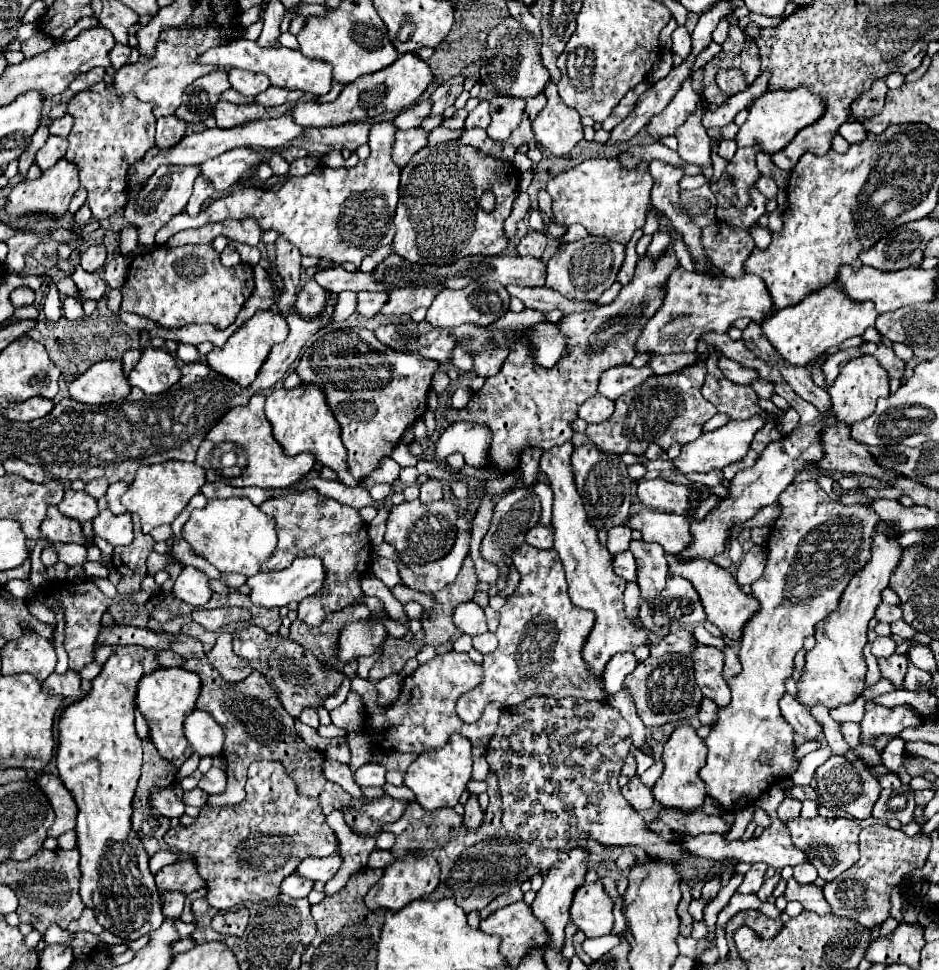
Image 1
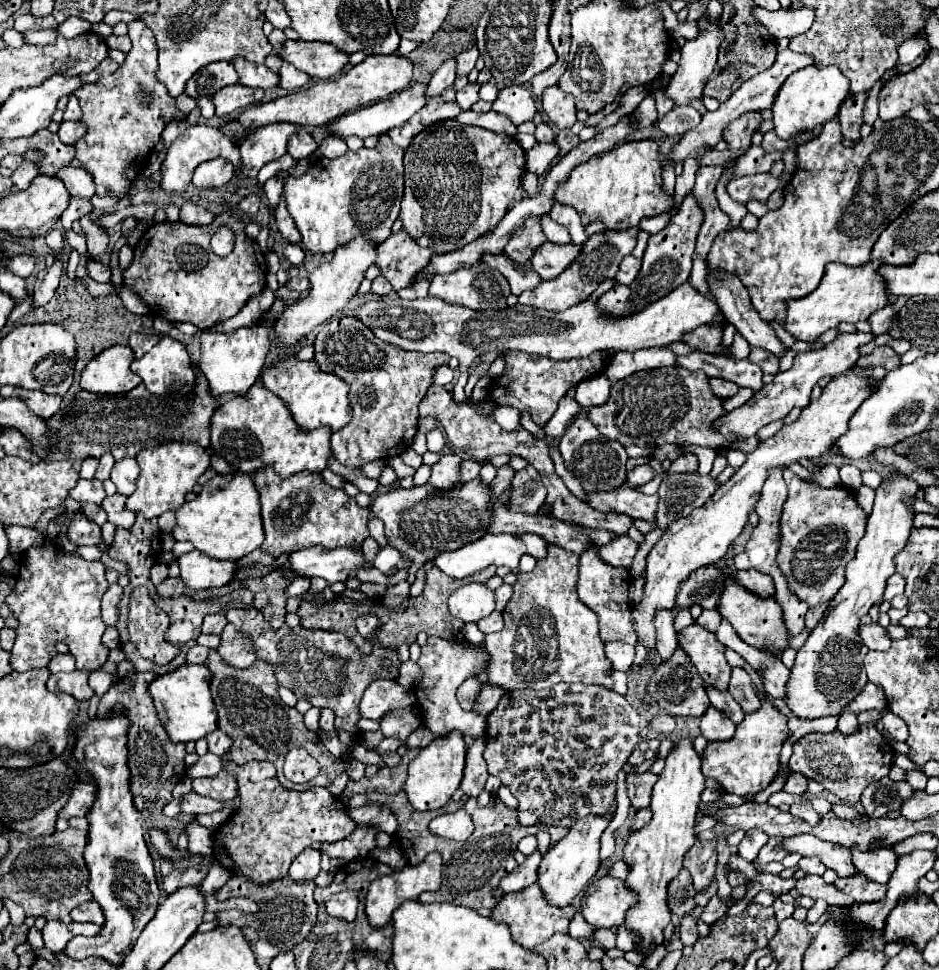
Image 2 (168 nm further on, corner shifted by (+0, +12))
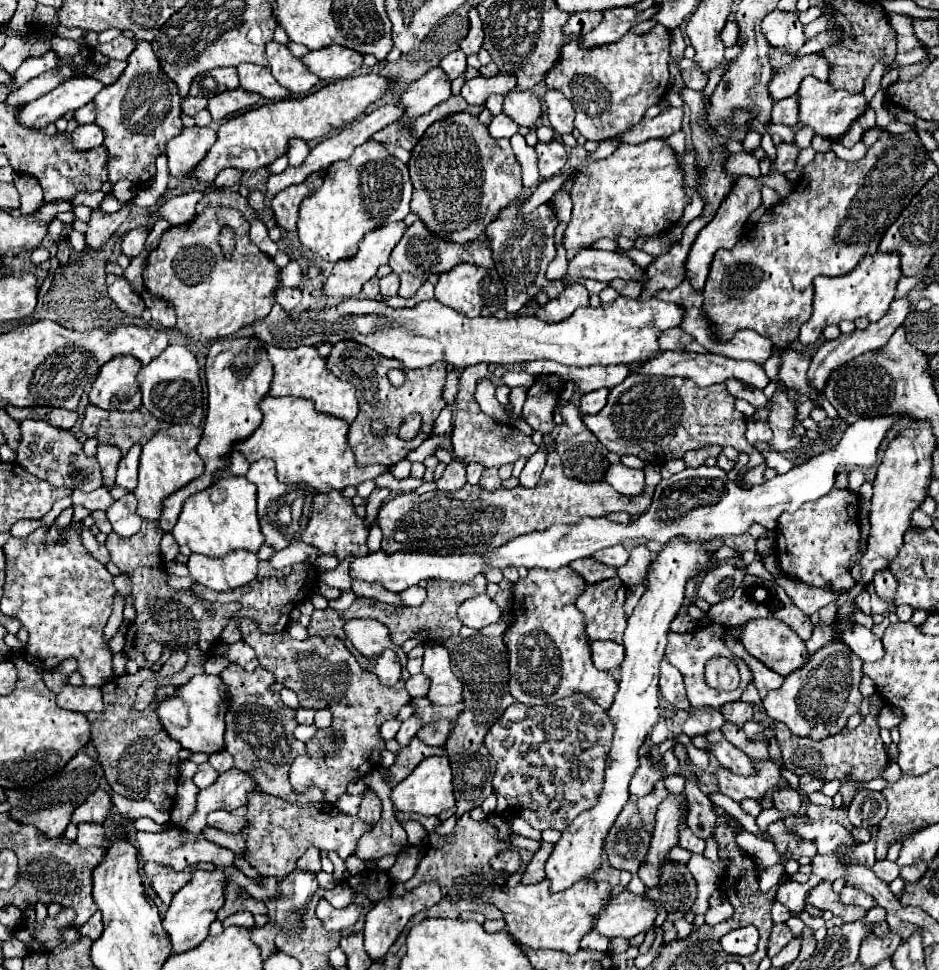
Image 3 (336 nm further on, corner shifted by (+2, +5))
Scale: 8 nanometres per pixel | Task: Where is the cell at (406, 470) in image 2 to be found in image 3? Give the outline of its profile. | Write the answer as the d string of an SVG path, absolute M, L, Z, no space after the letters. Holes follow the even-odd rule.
M265 396L259 406L263 412L261 426L249 438L235 442L233 450L241 452L249 464L259 458L271 458L277 464L277 478L283 484L305 482L317 492L329 492L373 480L389 470L379 464L357 468L355 456L347 446L349 424L339 418L329 418L329 414L317 414L309 400Z

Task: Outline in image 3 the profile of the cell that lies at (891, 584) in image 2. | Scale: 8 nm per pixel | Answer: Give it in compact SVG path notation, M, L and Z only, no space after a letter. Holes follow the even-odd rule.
M883 570L883 572L877 572L875 578L873 578L873 586L875 586L875 592L881 600L885 600L887 604L893 604L895 602L895 594L897 594L897 580L893 578L893 574L889 570Z

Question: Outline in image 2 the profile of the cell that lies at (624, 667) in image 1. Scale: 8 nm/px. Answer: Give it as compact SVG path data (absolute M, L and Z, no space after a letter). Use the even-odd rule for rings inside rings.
M611 641L611 643L605 643L605 655L609 657L615 669L629 671L635 659L635 647L623 641Z

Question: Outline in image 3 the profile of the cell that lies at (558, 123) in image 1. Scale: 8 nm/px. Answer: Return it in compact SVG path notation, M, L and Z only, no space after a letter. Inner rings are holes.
M547 90L545 104L547 104L551 128L561 136L571 134L573 132L573 120L575 120L575 110L573 110L571 102L559 90Z

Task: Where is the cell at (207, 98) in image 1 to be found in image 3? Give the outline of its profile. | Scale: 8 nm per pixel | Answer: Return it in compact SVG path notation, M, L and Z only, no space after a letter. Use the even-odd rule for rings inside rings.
M213 68L205 74L199 74L189 90L189 96L215 96L221 94L225 90L233 90L239 86L239 78L237 78L237 70L235 68Z

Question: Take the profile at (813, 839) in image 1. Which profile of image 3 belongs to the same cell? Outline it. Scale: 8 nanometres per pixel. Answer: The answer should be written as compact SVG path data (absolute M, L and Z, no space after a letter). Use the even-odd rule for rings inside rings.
M791 788L775 790L773 792L773 802L775 802L775 808L781 810L781 812L789 812L795 818L807 818L807 814L799 814L801 794L797 790L791 790Z

